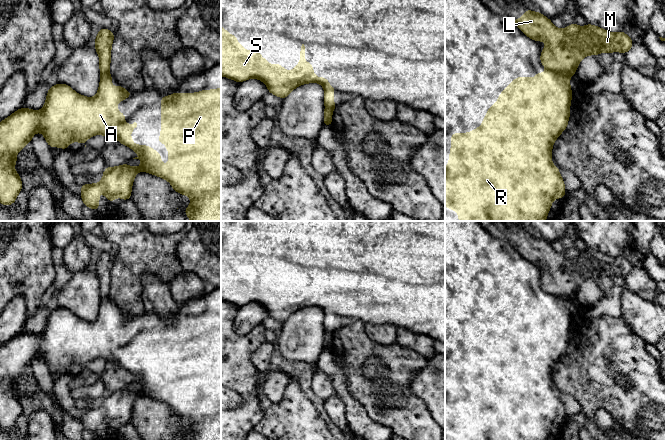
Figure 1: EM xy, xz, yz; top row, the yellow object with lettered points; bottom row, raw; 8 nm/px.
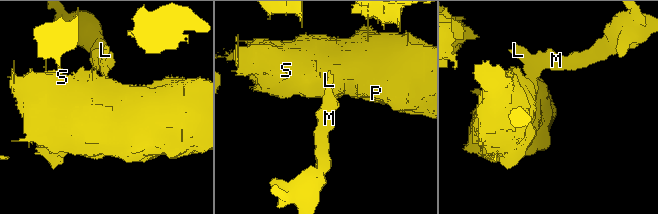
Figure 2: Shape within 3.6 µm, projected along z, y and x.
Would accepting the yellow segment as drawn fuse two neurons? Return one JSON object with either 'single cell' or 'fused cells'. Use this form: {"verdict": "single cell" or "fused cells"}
{"verdict": "fused cells"}

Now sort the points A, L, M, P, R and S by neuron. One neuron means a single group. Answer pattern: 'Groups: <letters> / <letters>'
Groups: A P R S / L M

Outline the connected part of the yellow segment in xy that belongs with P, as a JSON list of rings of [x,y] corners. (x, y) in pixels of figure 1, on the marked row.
[[[107,73],[101,75],[99,89],[95,97],[88,98],[76,93],[66,84],[57,83],[49,88],[44,107],[40,111],[34,111],[29,108],[20,108],[9,117],[0,122],[0,204],[12,205],[17,195],[22,189],[20,175],[14,170],[13,166],[18,163],[16,154],[28,143],[36,132],[41,132],[49,147],[61,147],[67,149],[72,141],[77,141],[85,145],[88,138],[94,135],[104,135],[115,137],[121,144],[128,146],[140,155],[133,159],[141,159],[140,167],[131,167],[124,165],[117,167],[106,167],[103,172],[103,178],[100,183],[82,184],[81,195],[84,206],[98,210],[99,191],[101,190],[105,197],[112,203],[116,197],[121,197],[123,201],[131,199],[131,189],[134,177],[140,171],[161,177],[169,181],[173,190],[187,195],[191,198],[190,205],[183,210],[191,221],[221,221],[221,88],[210,89],[206,92],[202,89],[199,93],[177,93],[171,96],[161,98],[161,136],[157,143],[165,142],[165,147],[169,150],[169,164],[161,164],[161,154],[155,149],[150,149],[148,145],[134,145],[133,139],[129,134],[137,127],[137,123],[132,125],[125,124],[125,115],[117,109],[117,102],[124,101],[126,97],[133,94],[125,90],[120,84],[114,88],[110,82],[113,77]]]

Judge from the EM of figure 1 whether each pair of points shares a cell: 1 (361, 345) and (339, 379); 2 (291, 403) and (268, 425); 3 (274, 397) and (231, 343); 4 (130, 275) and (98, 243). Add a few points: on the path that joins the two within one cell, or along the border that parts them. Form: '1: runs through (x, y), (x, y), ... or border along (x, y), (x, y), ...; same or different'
1: border along (332, 352), (333, 359), (340, 367), (352, 395); different
2: runs through (285, 409), (274, 420); same
3: border along (262, 376), (258, 385), (259, 391); different
4: border along (103, 238), (117, 245), (117, 254), (114, 257); different

